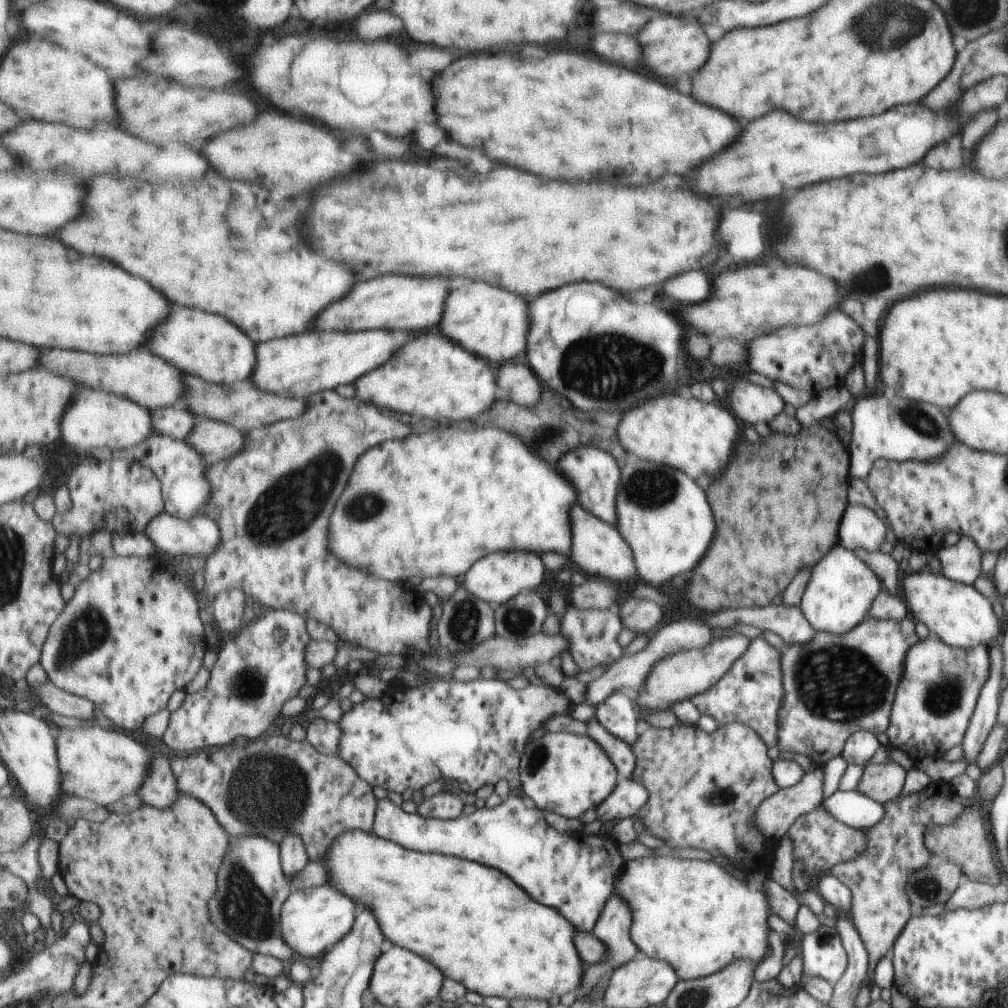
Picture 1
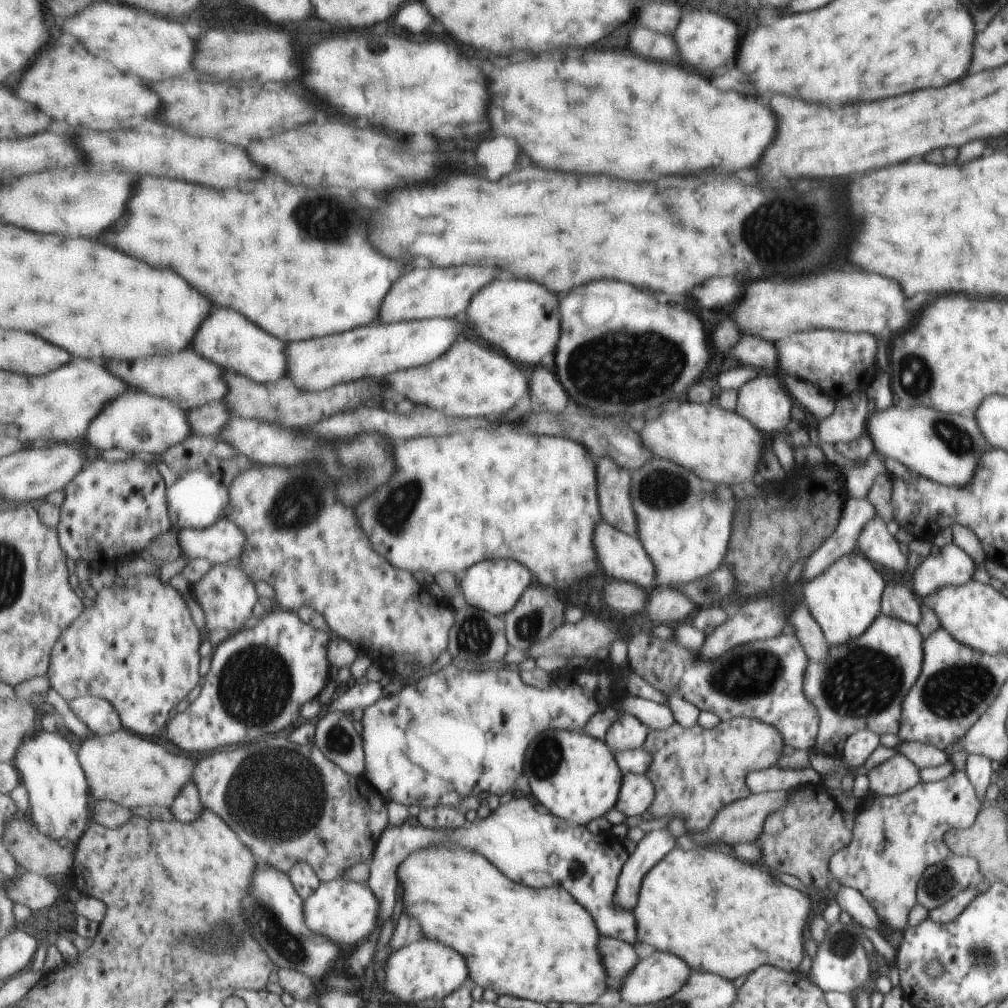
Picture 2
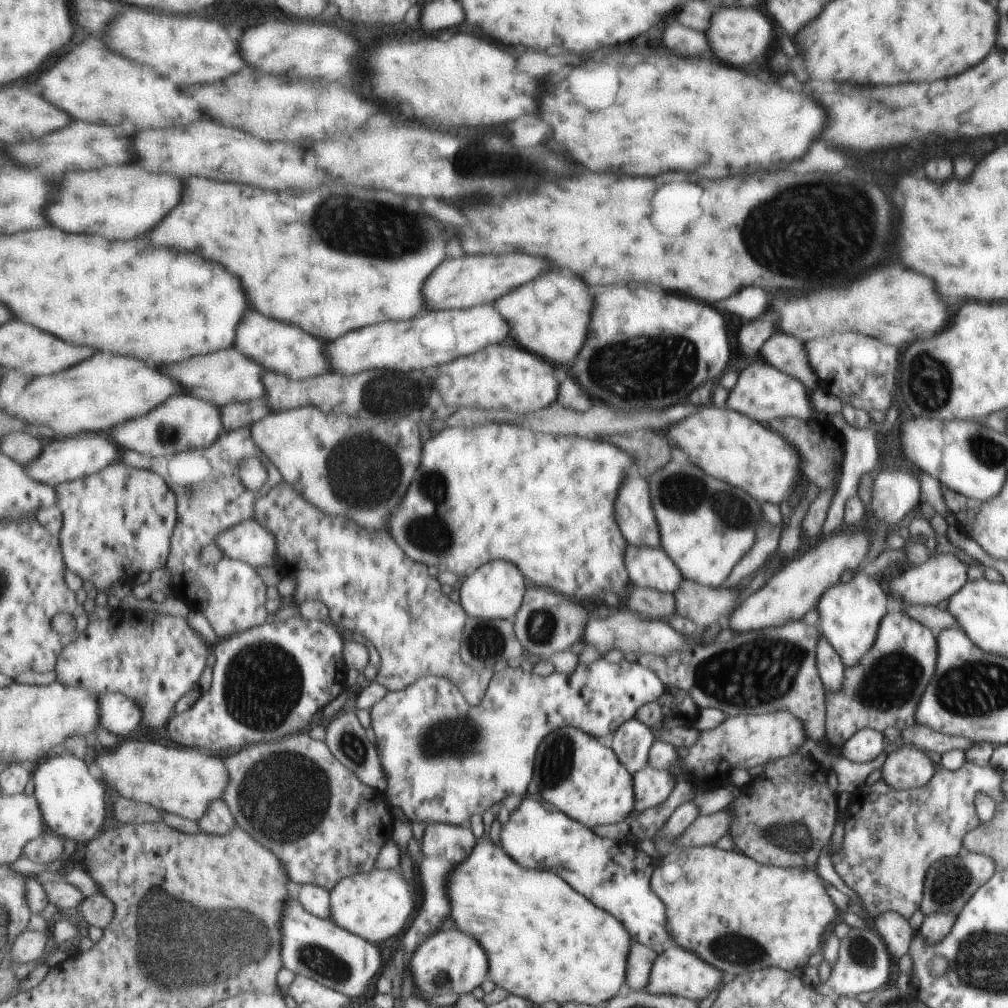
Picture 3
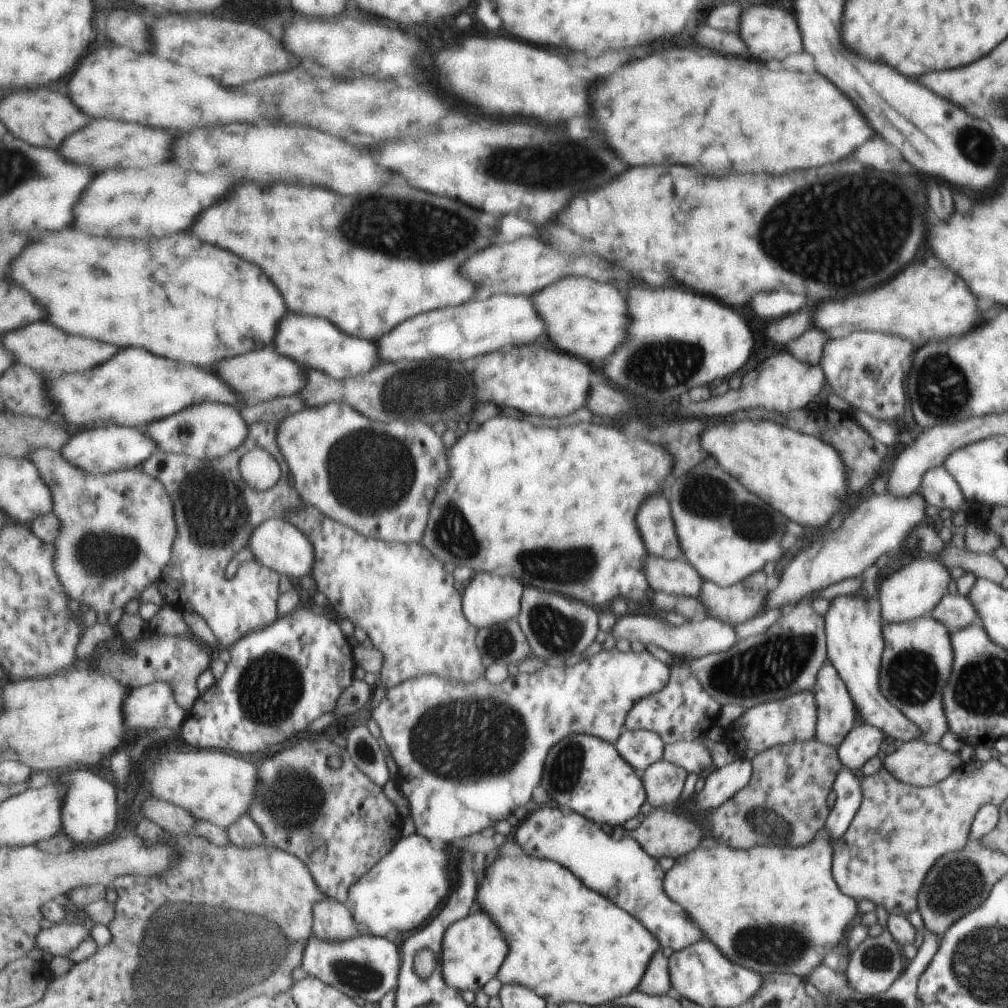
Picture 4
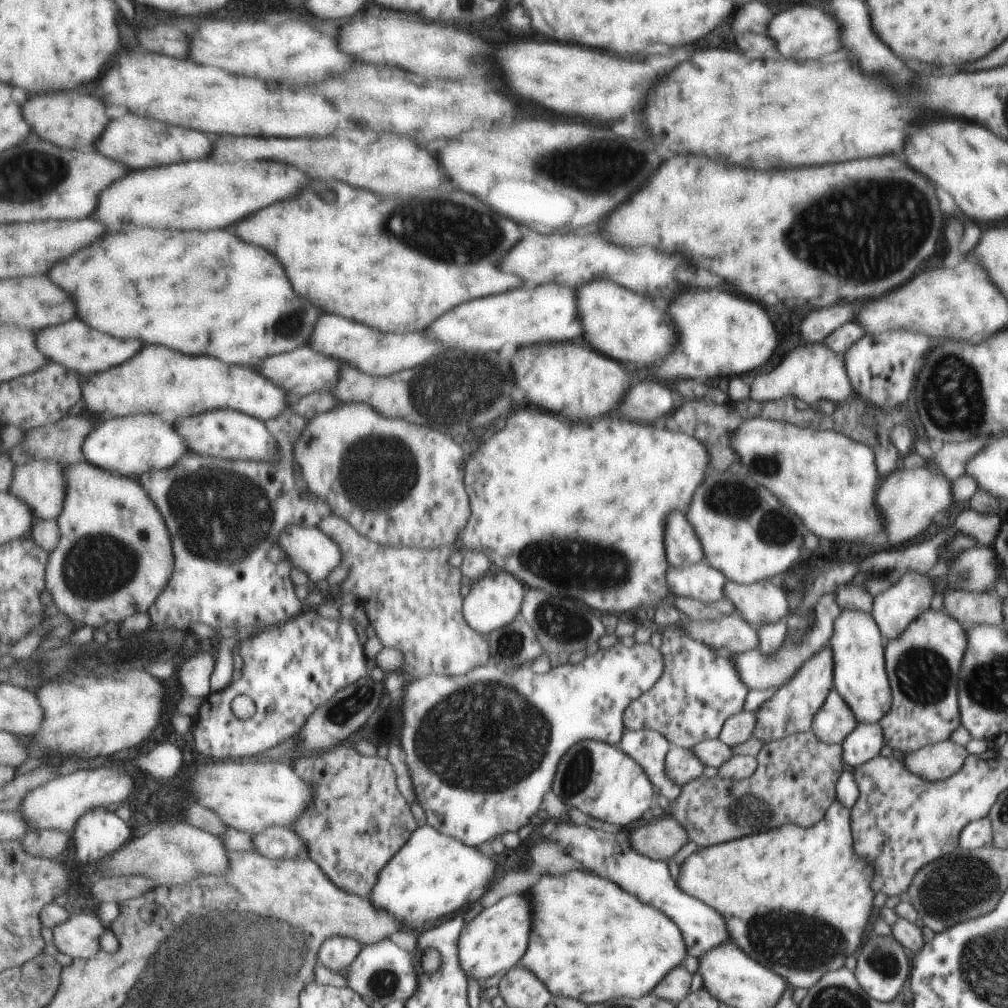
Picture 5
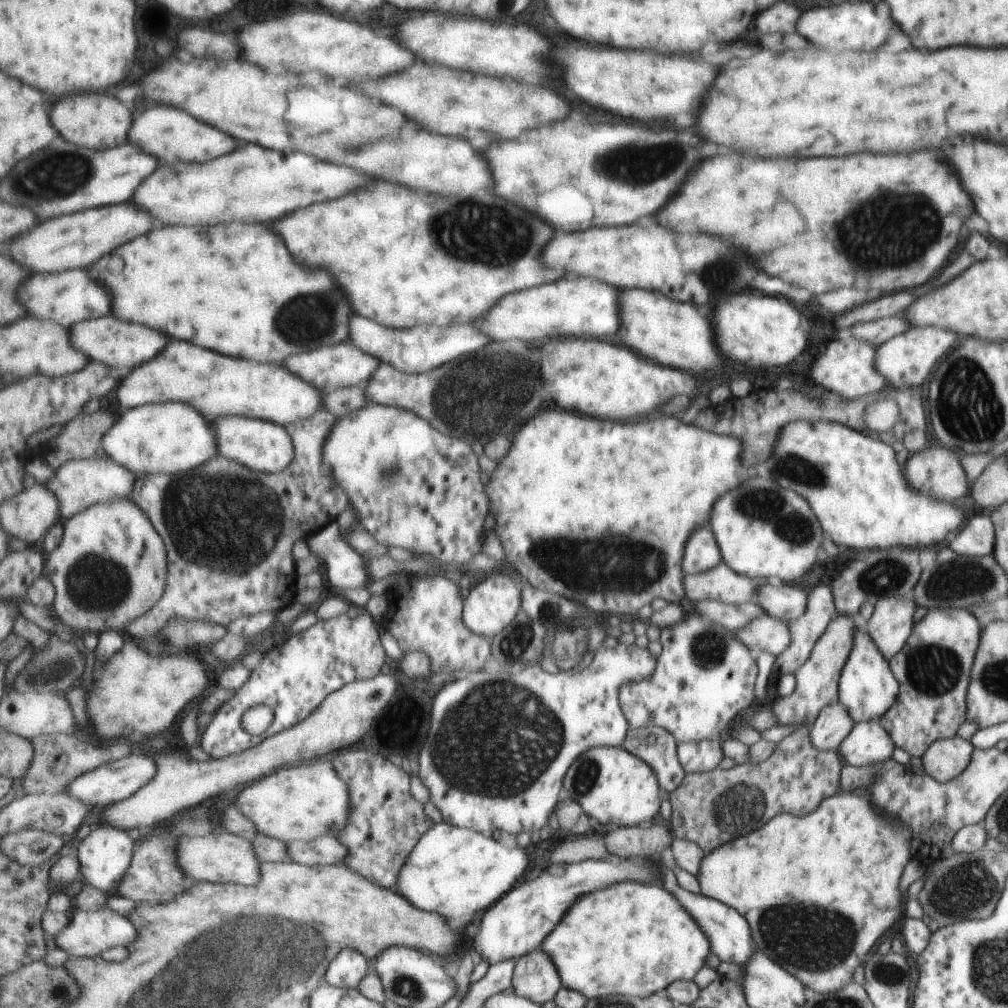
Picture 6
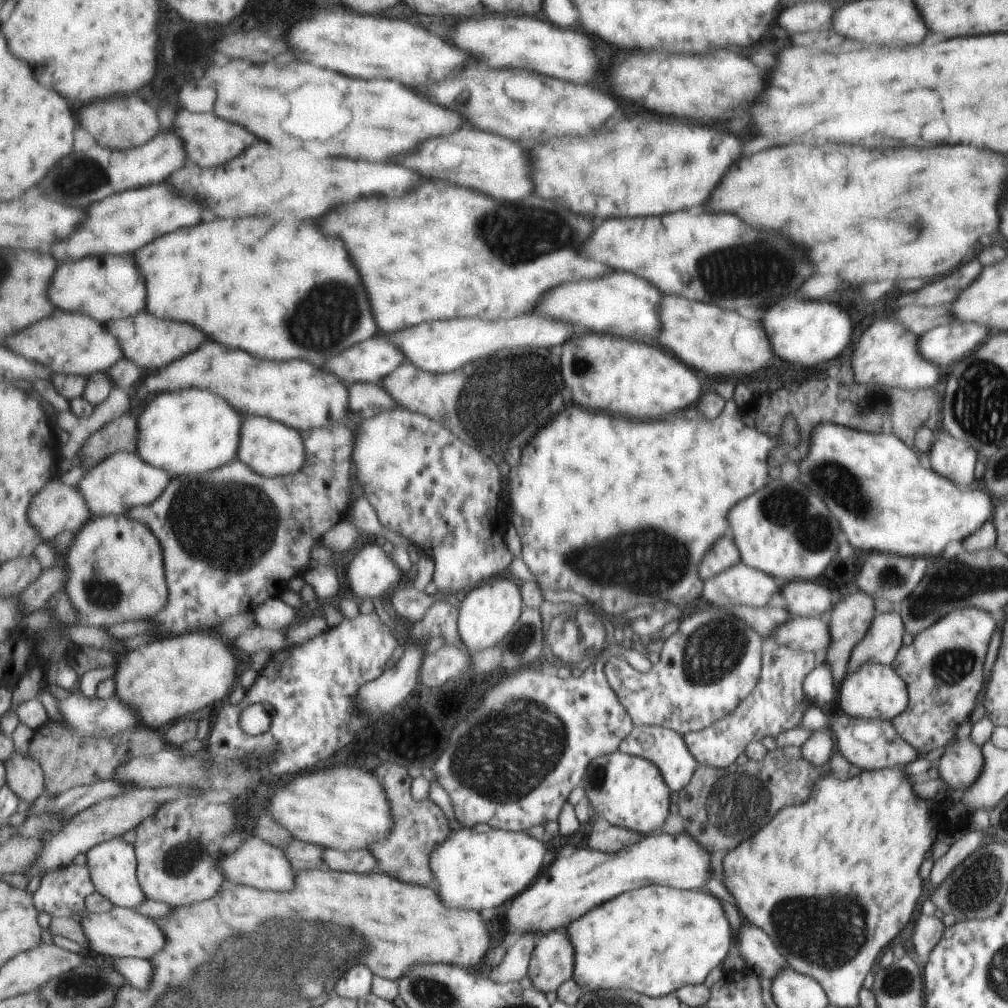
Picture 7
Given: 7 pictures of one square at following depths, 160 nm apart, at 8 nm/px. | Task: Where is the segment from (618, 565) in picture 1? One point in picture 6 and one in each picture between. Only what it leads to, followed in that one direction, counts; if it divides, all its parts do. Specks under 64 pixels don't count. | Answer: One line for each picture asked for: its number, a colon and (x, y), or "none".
2: (621, 557)
3: (647, 568)
4: (674, 576)
5: (699, 581)
6: (720, 583)

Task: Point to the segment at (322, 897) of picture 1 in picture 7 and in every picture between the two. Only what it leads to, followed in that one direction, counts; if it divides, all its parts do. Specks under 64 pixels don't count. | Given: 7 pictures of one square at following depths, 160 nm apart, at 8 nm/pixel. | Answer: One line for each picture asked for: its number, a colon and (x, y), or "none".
2: (345, 912)
3: (376, 906)
4: (402, 892)
5: (433, 875)
6: (456, 872)
7: (476, 871)

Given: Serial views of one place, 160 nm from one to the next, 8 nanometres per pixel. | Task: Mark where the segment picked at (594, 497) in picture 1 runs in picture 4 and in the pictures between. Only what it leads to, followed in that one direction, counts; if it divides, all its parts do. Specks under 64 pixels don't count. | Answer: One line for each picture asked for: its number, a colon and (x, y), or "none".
2: (616, 510)
3: (639, 526)
4: (658, 533)

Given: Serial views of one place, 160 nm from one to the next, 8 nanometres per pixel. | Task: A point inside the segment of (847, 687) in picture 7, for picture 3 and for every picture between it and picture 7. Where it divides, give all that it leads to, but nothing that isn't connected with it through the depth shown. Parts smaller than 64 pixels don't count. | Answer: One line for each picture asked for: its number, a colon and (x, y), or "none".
3: (849, 613)
4: (852, 627)
5: (857, 653)
6: (867, 689)

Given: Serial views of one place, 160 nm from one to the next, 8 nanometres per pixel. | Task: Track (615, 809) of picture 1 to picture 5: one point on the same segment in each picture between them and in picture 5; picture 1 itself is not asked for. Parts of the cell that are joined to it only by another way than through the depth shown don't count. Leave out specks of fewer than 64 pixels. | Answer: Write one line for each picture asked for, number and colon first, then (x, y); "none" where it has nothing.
2: (637, 792)
3: (651, 786)
4: (662, 781)
5: (681, 765)

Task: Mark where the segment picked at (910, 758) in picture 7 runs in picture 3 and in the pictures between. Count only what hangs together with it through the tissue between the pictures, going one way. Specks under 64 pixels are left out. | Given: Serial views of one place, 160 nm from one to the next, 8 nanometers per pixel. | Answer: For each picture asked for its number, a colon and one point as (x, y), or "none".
3: (864, 745)
4: (862, 743)
5: (863, 743)
6: (867, 743)

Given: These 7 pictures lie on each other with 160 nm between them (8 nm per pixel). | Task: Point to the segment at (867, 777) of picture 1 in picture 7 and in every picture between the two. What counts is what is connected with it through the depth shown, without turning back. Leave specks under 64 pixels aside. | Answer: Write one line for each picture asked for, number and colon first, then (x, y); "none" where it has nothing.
2: (895, 775)
3: (904, 768)
4: (919, 764)
5: (935, 762)
6: (945, 759)
7: (960, 766)

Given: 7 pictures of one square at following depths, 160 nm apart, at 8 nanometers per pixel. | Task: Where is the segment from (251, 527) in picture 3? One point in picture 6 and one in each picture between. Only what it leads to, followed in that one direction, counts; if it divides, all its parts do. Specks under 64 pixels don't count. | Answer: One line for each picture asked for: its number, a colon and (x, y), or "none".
4: (278, 544)
5: (309, 549)
6: (345, 568)

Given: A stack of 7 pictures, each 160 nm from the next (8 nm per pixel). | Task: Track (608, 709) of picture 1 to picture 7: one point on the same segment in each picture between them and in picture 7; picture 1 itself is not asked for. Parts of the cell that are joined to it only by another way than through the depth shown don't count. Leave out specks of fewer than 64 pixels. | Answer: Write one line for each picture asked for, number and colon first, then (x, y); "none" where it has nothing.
2: (626, 732)
3: (632, 742)
4: (641, 748)
5: (649, 749)
6: (655, 746)
7: (666, 750)

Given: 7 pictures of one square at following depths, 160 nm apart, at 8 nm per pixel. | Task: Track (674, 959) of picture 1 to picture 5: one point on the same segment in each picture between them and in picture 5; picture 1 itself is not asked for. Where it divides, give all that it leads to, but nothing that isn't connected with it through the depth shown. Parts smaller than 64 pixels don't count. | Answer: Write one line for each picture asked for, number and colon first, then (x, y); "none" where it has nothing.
2: (718, 915)
3: (739, 915)
4: (775, 910)
5: (796, 900)

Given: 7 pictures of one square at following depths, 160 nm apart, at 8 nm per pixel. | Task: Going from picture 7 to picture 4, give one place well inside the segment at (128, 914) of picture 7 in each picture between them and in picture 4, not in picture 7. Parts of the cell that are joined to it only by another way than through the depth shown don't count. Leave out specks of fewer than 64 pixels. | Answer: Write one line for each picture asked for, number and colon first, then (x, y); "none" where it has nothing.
4: (58, 940)
5: (81, 936)
6: (89, 933)

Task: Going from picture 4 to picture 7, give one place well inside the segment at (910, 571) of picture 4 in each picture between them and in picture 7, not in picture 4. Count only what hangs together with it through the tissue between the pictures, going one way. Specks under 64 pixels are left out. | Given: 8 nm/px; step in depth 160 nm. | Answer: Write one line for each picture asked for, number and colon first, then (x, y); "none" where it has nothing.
5: (894, 609)
6: (890, 625)
7: (882, 642)

